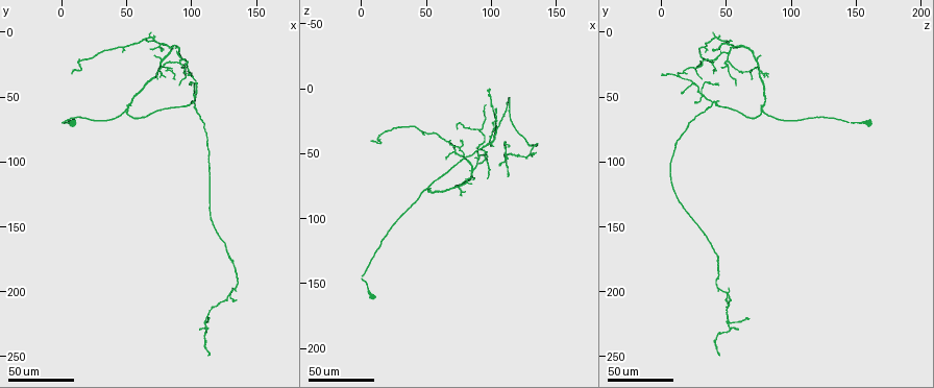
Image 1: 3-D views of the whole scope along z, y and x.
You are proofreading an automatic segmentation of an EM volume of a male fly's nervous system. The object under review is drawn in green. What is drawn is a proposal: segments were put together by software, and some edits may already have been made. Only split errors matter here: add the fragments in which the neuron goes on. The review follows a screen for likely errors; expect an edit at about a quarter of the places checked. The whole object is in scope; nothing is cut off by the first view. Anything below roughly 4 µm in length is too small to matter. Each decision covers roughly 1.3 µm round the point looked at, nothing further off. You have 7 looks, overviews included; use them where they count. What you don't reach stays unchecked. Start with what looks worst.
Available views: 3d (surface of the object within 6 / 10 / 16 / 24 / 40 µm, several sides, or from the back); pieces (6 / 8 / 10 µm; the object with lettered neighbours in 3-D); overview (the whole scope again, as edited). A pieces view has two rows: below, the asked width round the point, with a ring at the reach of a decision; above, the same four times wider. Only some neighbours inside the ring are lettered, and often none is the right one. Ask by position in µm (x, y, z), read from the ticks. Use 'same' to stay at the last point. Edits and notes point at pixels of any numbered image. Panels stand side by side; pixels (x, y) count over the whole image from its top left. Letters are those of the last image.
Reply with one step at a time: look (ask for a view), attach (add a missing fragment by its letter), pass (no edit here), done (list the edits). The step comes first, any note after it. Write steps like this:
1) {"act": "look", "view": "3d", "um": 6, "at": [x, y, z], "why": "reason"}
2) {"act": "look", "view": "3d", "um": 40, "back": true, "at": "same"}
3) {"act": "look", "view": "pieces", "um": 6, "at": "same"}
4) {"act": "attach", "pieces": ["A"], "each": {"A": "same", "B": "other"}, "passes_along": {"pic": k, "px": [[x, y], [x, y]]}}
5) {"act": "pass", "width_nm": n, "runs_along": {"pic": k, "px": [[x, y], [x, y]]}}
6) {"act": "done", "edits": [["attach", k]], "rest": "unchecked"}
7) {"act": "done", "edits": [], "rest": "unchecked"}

{"act": "look", "view": "3d", "um": 40, "at": [72, 18, 76], "why": "free end"}

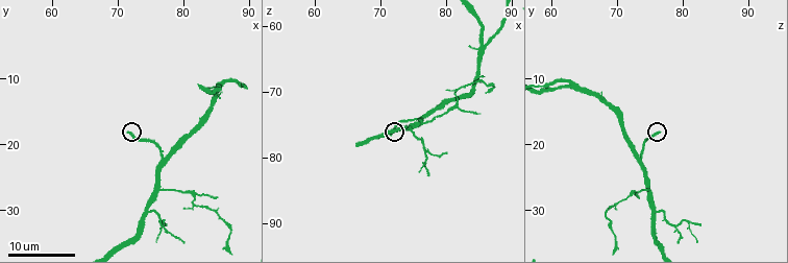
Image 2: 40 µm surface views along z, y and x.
{"act": "look", "view": "pieces", "um": 10, "at": [72.0, 18.5, 76.5]}

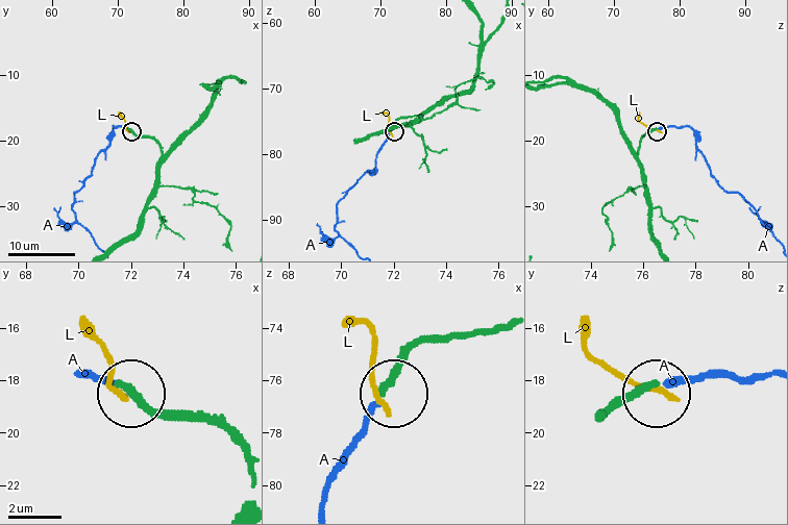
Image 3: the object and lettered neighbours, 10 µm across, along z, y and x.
{"act": "pass", "each": {"A": "other", "L": "other"}, "found": "none of them fits"}

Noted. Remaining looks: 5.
{"act": "look", "view": "3d", "um": 24, "at": [77.5, 32.0, 82.5], "why": "branch stops here"}

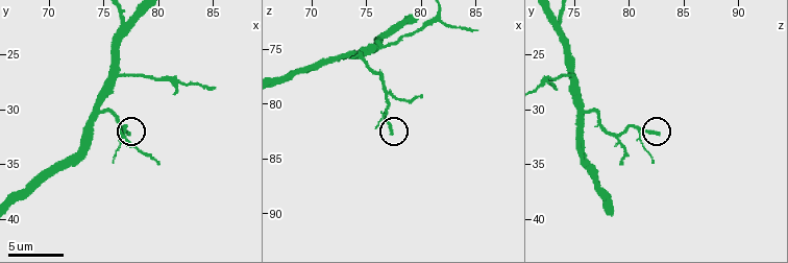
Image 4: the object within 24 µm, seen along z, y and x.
{"act": "look", "view": "pieces", "um": 8, "at": [77.2, 32.4, 82.6]}

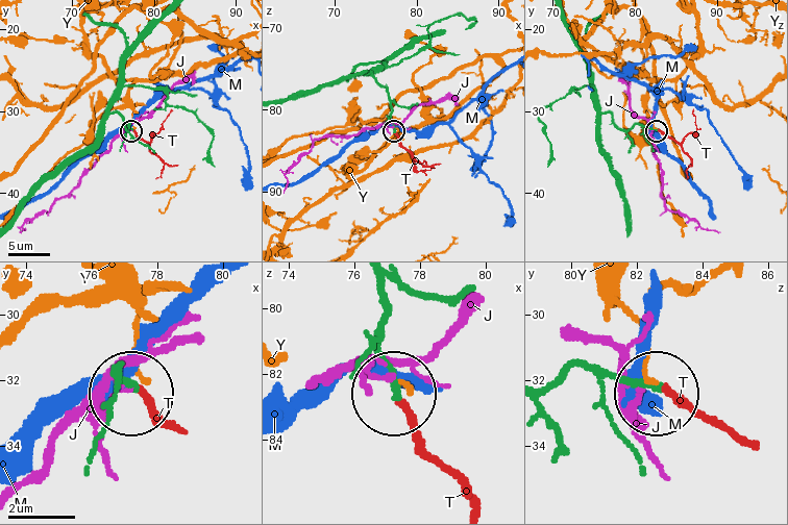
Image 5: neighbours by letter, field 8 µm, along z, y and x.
{"act": "attach", "pieces": ["T"], "width_nm": 230, "each": {"J": "other", "M": "other", "T": "same", "Y": "other"}, "passes_along": {"pic": 5, "px": [[127, 126], [149, 141], [172, 110]]}, "found": "the neuron continues"}

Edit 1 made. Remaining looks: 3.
{"act": "look", "view": "3d", "um": 6, "at": [79.8, 34.8, 79.4], "why": "tapers out"}

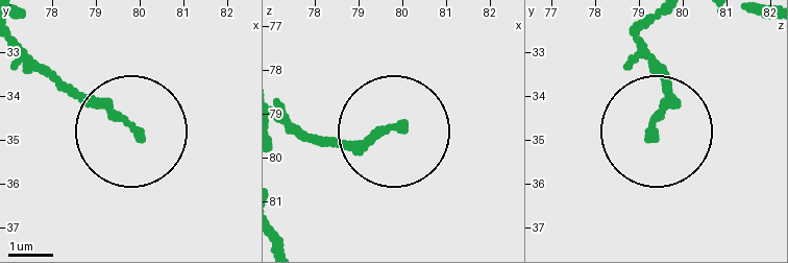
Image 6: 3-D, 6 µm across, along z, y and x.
{"act": "look", "view": "pieces", "um": 6, "at": [79.95, 34.90, 79.30]}

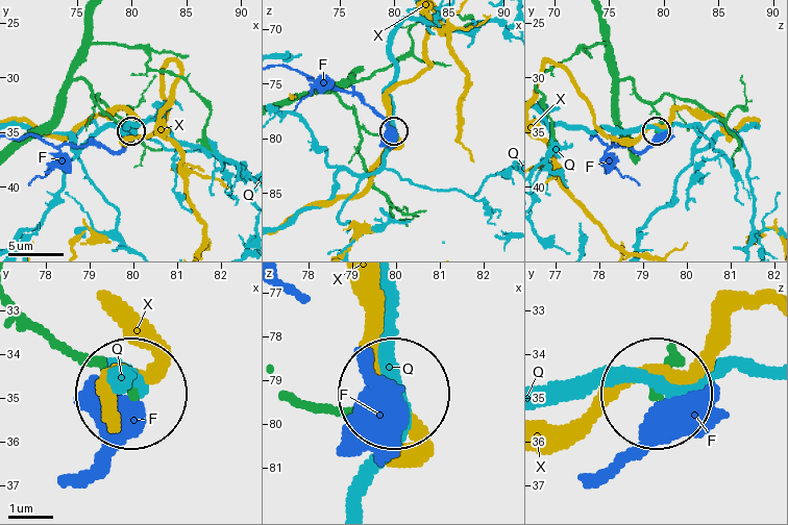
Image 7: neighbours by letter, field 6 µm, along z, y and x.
{"act": "pass", "width_nm": 170, "each": {"F": "other", "Q": "other", "X": "other"}, "runs_along": {"pic": 7, "px": [[21, 305], [129, 392]]}, "found": "no lettered fragment goes on from it"}

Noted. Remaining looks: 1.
{"act": "done", "edits": [["attach", 5]], "rest": "unchecked"}

